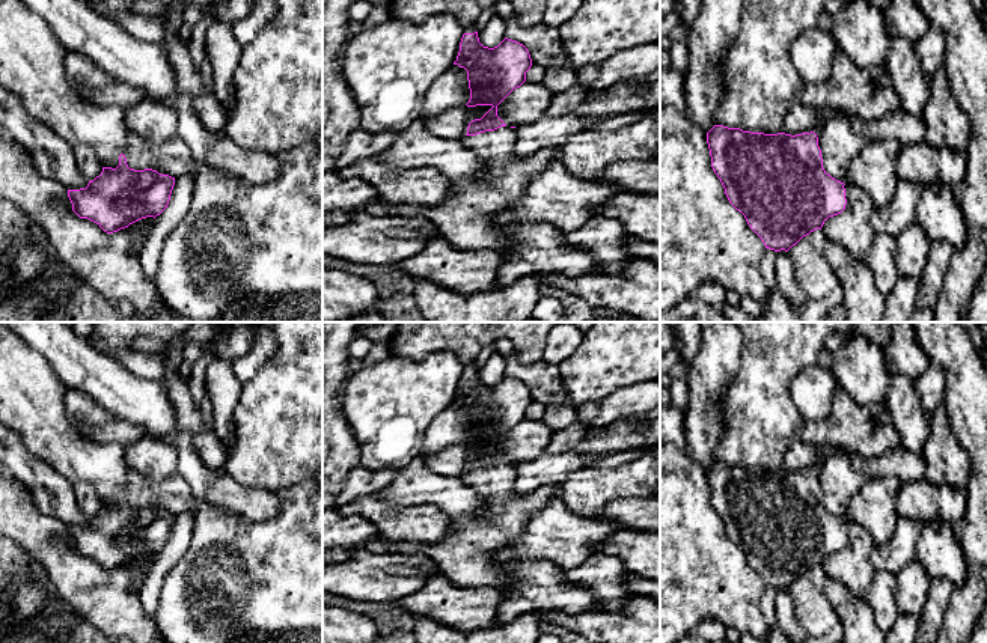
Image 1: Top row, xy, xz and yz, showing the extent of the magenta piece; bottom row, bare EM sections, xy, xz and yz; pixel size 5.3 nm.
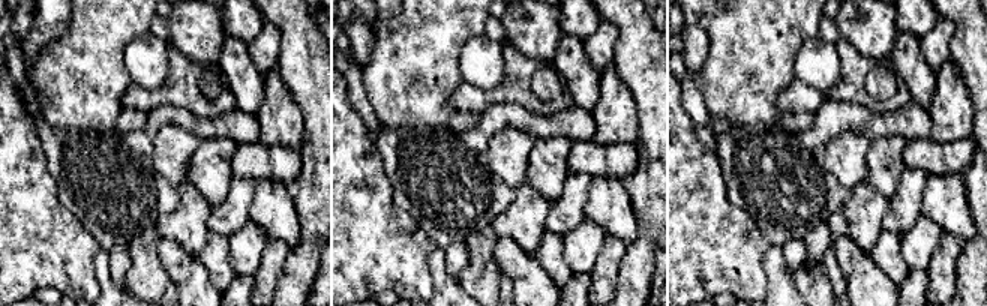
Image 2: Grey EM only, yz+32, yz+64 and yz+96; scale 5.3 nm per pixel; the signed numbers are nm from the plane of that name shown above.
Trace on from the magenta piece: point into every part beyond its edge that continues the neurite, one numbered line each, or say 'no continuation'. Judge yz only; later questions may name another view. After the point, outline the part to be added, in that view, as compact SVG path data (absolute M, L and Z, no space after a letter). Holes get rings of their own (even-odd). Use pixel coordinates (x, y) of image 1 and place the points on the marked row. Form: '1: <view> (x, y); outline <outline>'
1: yz (900, 125); outline M823 108L817 111L815 134L829 116L847 119L865 143L875 140L895 140L901 148L906 148L925 142L925 123L921 116L915 116L903 108L897 108L872 122L865 122L844 110Z

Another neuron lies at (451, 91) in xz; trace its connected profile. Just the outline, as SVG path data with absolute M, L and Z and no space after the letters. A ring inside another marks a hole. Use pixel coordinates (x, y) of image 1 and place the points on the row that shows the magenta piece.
M452 65L428 89L423 98L423 119L464 107L470 99L467 71Z

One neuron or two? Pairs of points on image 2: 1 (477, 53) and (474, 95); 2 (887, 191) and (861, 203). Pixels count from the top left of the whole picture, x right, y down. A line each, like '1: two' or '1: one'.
1: two
2: two

